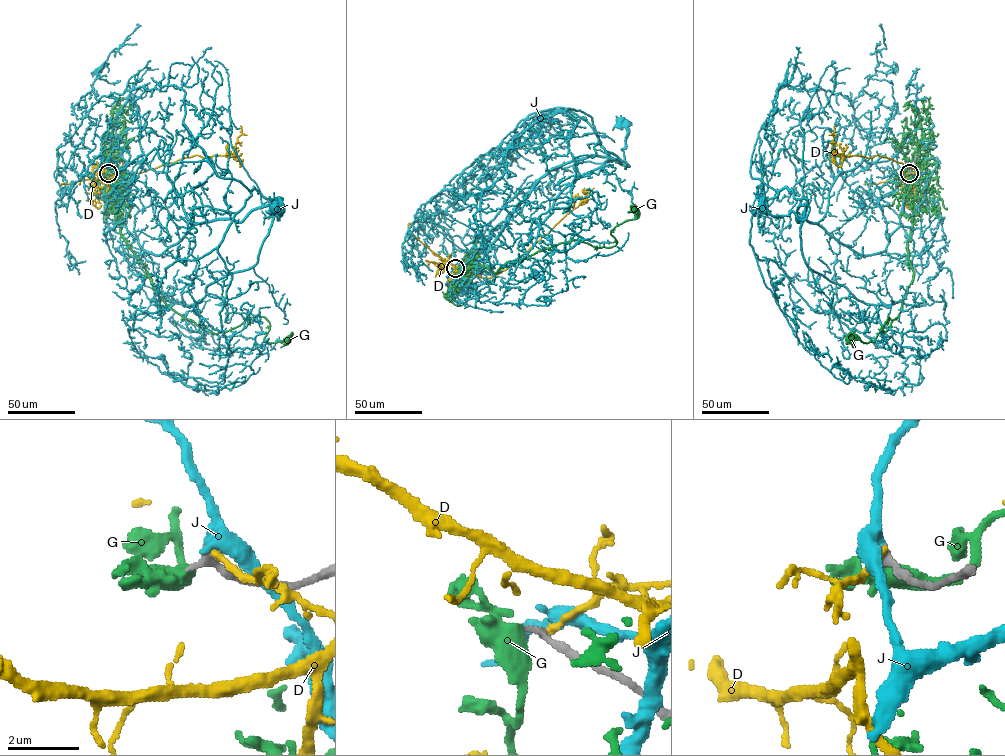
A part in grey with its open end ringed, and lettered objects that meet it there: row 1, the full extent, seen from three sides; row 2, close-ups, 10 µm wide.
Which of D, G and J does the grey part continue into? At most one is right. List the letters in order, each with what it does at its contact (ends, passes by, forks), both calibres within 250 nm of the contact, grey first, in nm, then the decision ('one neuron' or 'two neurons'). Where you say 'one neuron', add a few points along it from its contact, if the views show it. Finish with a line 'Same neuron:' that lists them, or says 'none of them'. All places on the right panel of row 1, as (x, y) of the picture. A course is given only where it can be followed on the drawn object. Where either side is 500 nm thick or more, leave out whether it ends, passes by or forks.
D: it ends there; 280 nm thick on the grey side, 190 nm on the other; two neurons
G: it passes by; 220 nm thick on the grey side, 440 nm on the other; two neurons
J: it passes by; 240 nm thick on the grey side, 340 nm on the other; one neuron; it runs (909, 172), (899, 226), (870, 255), (798, 221), (797, 209), (808, 205), (802, 220), (762, 206)
Same neuron: J

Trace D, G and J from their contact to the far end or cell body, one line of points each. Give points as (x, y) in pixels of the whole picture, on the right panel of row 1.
D: (909, 173), (919, 172), (878, 155), (844, 156), (840, 166), (835, 164), (834, 126)
G: (909, 173), (917, 171), (919, 187), (902, 310), (871, 341), (848, 339)
J: (909, 172), (899, 226), (870, 255), (798, 221), (797, 209), (808, 205), (802, 220), (762, 206)

